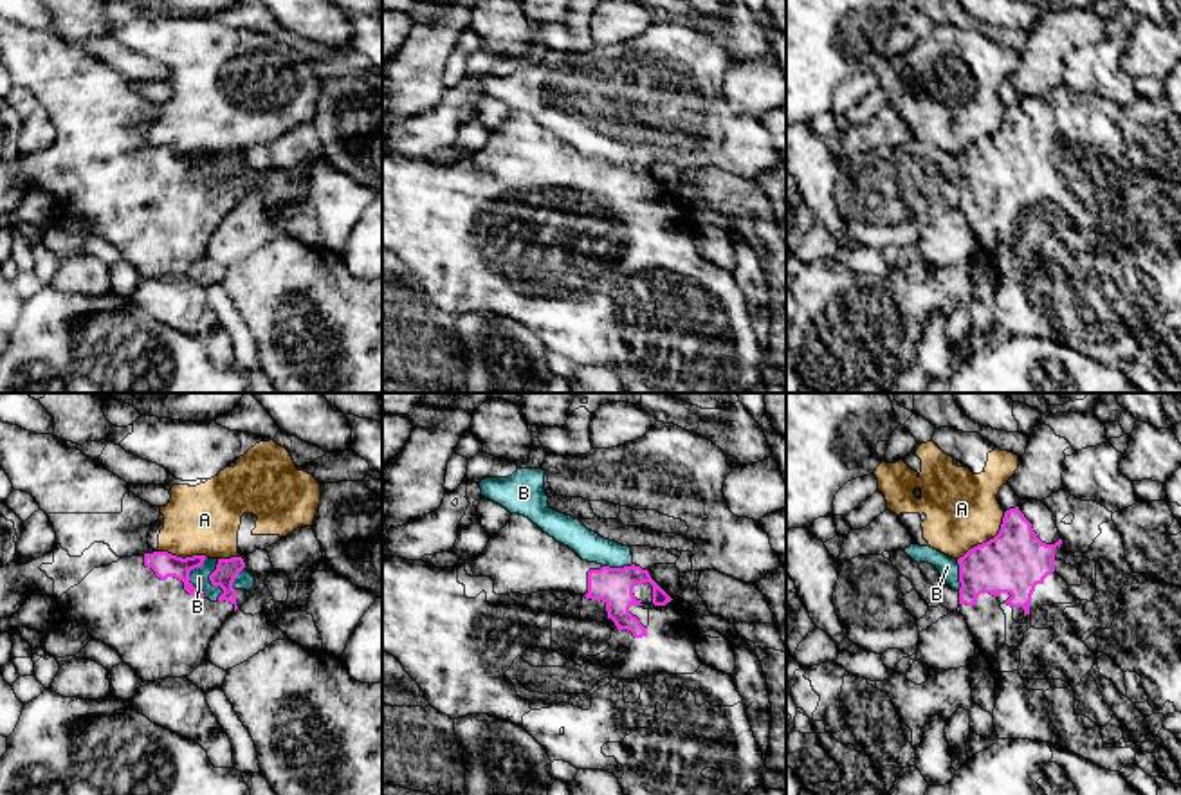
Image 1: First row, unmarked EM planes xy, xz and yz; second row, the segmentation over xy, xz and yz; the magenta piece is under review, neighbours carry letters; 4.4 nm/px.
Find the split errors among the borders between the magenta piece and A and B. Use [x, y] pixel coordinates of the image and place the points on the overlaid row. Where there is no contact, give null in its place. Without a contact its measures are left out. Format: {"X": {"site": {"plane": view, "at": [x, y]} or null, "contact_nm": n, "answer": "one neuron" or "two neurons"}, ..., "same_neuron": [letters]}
{"A": {"site": {"plane": "yz", "at": [987, 541]}, "contact_nm": 300, "answer": "two neurons"}, "B": {"site": {"plane": "xy", "at": [188, 575]}, "contact_nm": 180, "answer": "two neurons"}, "same_neuron": []}

